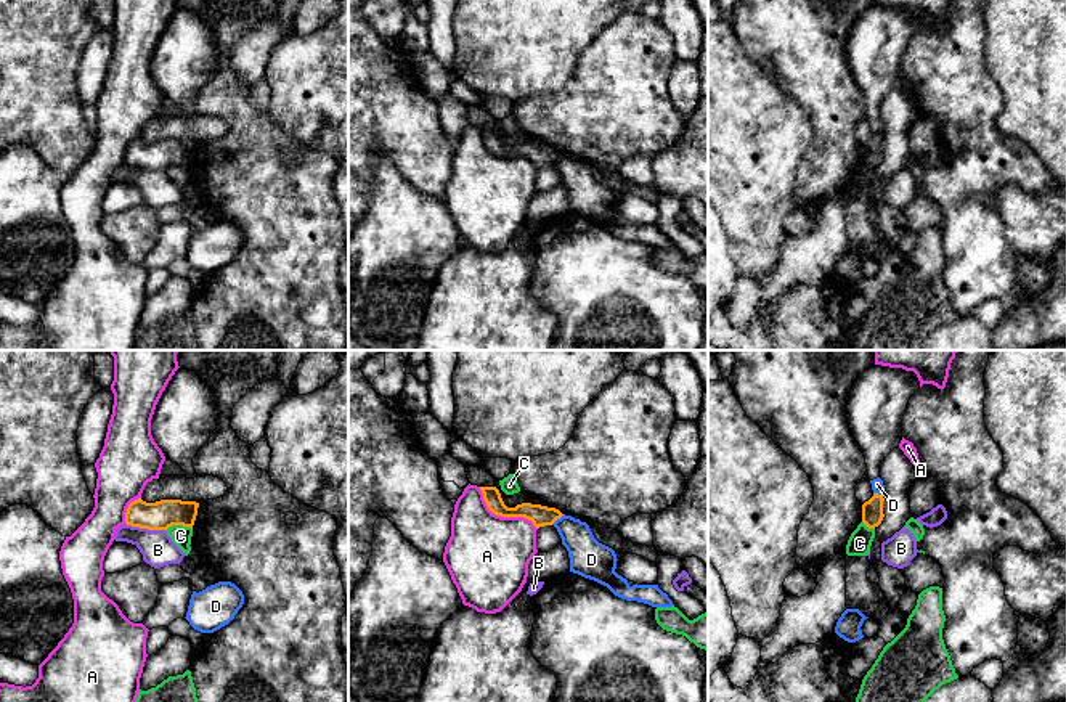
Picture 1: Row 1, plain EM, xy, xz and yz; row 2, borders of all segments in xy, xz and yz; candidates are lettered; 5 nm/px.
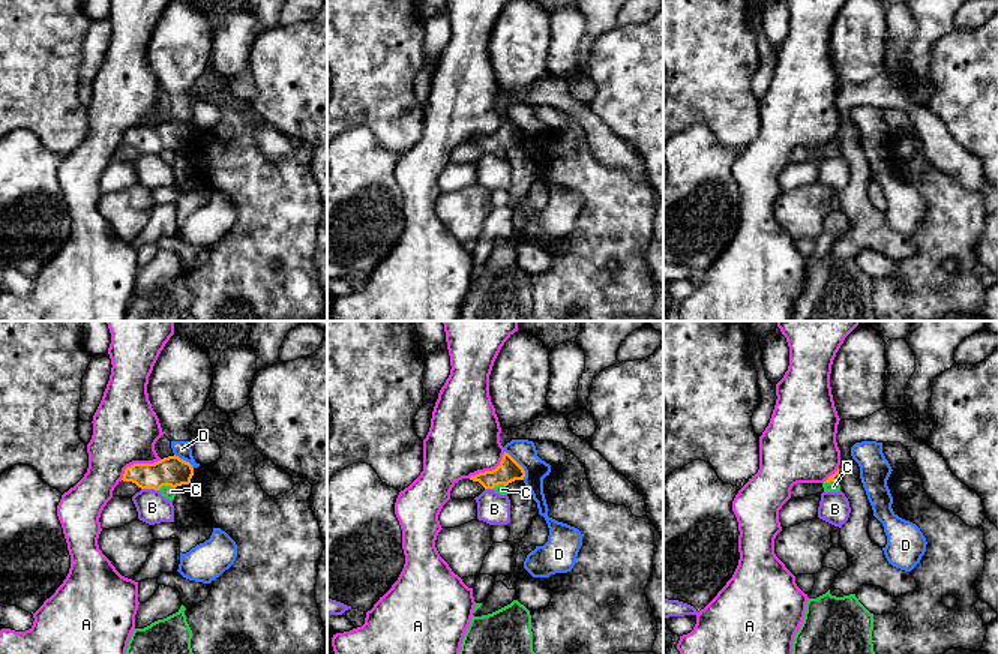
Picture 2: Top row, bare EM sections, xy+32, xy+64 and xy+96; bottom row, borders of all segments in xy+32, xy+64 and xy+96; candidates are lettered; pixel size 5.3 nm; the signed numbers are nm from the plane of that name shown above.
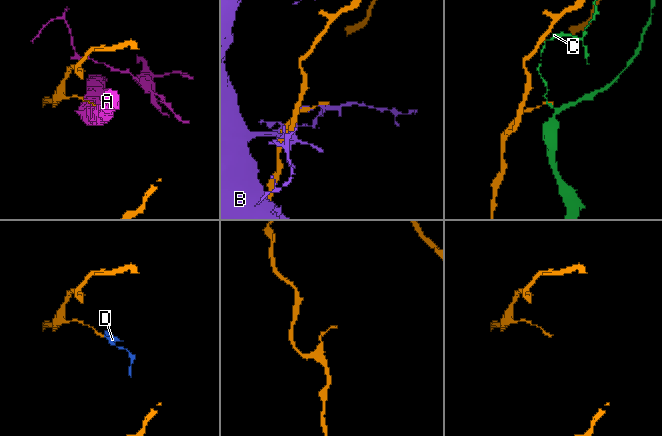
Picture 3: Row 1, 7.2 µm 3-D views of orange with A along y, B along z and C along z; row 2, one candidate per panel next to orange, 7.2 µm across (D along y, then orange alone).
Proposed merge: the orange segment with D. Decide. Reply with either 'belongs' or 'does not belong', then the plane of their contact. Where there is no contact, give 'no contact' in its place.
does not belong; contact in xz

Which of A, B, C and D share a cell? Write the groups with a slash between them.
A / B / C / D

